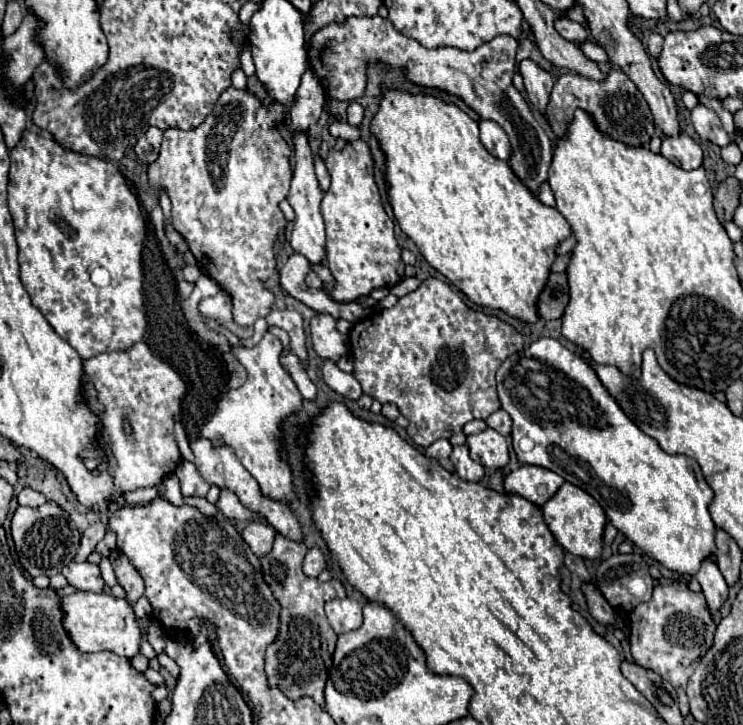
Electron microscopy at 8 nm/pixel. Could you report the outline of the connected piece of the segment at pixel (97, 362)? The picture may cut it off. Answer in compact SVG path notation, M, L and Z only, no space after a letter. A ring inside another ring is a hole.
M135 343L127 351L101 353L83 361L83 367L97 389L97 399L105 407L103 427L117 463L111 473L115 477L115 495L161 483L181 459L173 437L173 417L181 411L181 399L187 391L181 375L155 357L145 343ZM123 417L129 419L133 435L125 435Z

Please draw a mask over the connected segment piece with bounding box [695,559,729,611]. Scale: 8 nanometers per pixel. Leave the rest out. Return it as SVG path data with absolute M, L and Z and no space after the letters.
M705 559L699 573L695 575L695 579L699 581L705 597L707 597L707 603L709 603L709 609L715 611L723 605L723 601L727 599L727 581L725 577L721 575L719 567L715 565L713 559Z

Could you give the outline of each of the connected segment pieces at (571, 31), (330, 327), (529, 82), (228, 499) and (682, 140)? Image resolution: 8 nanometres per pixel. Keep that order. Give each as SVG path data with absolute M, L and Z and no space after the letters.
M557 17L555 19L555 29L559 31L561 37L565 37L571 43L579 43L581 45L581 43L585 43L589 39L587 29L583 25L567 19L567 17Z
M317 313L315 317L311 317L313 347L323 359L337 361L349 349L345 335L341 335L335 325L337 321L329 313Z
M523 59L519 65L517 65L521 77L523 77L523 83L525 83L525 93L529 97L529 101L535 105L535 109L539 109L541 113L545 111L545 105L549 103L549 93L553 89L553 83L555 83L555 77L541 69L533 59Z
M223 489L221 491L221 497L219 497L219 503L217 503L217 509L223 511L223 515L227 519L261 519L257 513L245 509L241 505L241 501L237 501L237 495L231 493L229 489Z
M683 131L677 137L663 137L661 143L661 155L667 157L671 163L679 165L681 169L697 169L703 163L703 151L701 147Z

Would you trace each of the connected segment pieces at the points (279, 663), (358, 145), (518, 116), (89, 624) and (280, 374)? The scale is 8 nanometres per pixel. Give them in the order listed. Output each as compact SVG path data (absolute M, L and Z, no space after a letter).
M281 533L275 535L273 551L261 557L261 565L265 571L265 581L273 589L275 597L281 603L281 629L279 639L267 649L265 657L265 671L271 685L277 685L291 697L293 701L309 695L321 707L325 705L323 689L327 681L327 673L331 667L331 657L337 643L337 633L327 623L323 605L335 597L346 597L346 588L341 581L327 581L319 583L317 579L307 577L301 571L303 557L307 553L305 543L289 541Z
M357 139L347 143L341 151L329 151L329 157L325 159L327 171L331 175L331 185L325 191L325 197L321 201L321 215L327 227L327 257L323 261L325 267L331 269L335 277L335 289L331 291L331 297L337 301L355 301L359 297L369 295L377 287L393 287L397 285L405 275L403 267L405 263L401 261L401 249L397 245L395 233L393 233L393 221L387 217L379 189L373 181L373 159L369 153L369 147L365 141Z
M349 17L345 23L331 23L319 29L309 45L309 65L321 79L325 93L331 99L353 101L365 91L365 65L371 61L385 61L391 67L405 67L407 79L423 85L437 87L451 95L461 97L483 119L499 123L511 141L509 165L519 181L539 195L539 187L547 181L547 169L551 165L553 149L551 139L543 129L543 123L531 111L523 95L513 87L515 51L519 41L509 35L495 37L493 41L477 47L475 51L461 51L455 47L427 49L419 41L395 31L389 19L373 17Z
M71 593L61 597L61 611L65 613L65 629L73 637L73 645L83 653L113 651L121 657L133 657L139 653L141 629L135 621L133 607L125 599L117 599L109 593Z
M265 333L265 337L251 349L231 345L231 353L247 371L247 381L239 389L231 389L219 403L211 419L203 425L201 435L211 439L213 443L227 443L235 449L239 461L253 473L259 481L261 491L277 501L291 501L293 483L291 483L291 469L281 459L279 443L283 439L279 423L285 415L291 415L301 409L301 393L297 391L293 379L285 373L279 363L279 355L283 351L281 341Z

